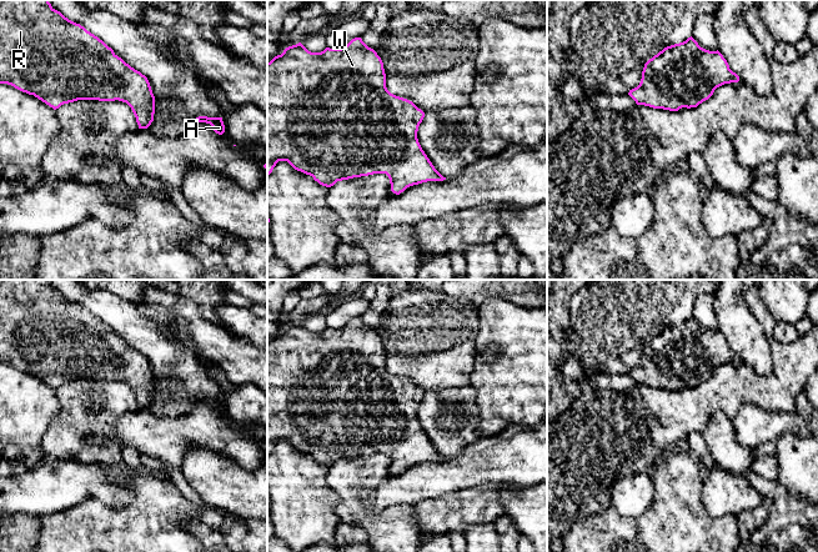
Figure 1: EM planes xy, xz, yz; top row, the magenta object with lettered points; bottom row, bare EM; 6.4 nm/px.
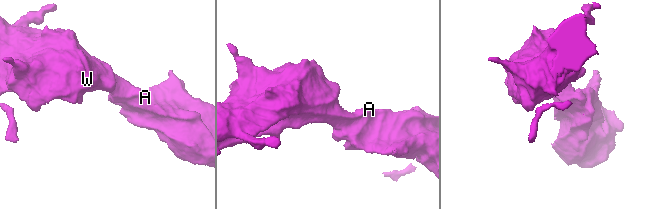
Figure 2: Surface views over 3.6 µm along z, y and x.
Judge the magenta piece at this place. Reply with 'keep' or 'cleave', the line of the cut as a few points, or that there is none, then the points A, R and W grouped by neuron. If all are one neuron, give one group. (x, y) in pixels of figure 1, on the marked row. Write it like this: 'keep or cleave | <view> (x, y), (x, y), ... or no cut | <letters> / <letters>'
keep | no cut | A R W

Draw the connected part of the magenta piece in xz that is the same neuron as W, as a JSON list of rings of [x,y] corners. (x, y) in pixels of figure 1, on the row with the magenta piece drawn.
[[[361,37],[352,39],[341,49],[326,47],[321,52],[308,51],[301,42],[288,46],[281,55],[275,56],[267,62],[267,176],[272,172],[278,161],[287,161],[295,170],[313,177],[320,185],[331,187],[337,181],[353,177],[368,176],[373,174],[386,174],[390,179],[391,191],[396,195],[407,187],[427,181],[443,181],[443,177],[432,165],[422,150],[417,131],[425,117],[425,112],[412,101],[391,94],[386,87],[386,74],[383,62],[377,52],[368,47]]]

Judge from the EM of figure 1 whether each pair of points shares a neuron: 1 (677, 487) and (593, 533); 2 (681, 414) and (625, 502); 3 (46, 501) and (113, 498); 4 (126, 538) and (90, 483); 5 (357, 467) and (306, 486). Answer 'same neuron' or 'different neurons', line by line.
1: same neuron
2: different neurons
3: same neuron
4: different neurons
5: different neurons

